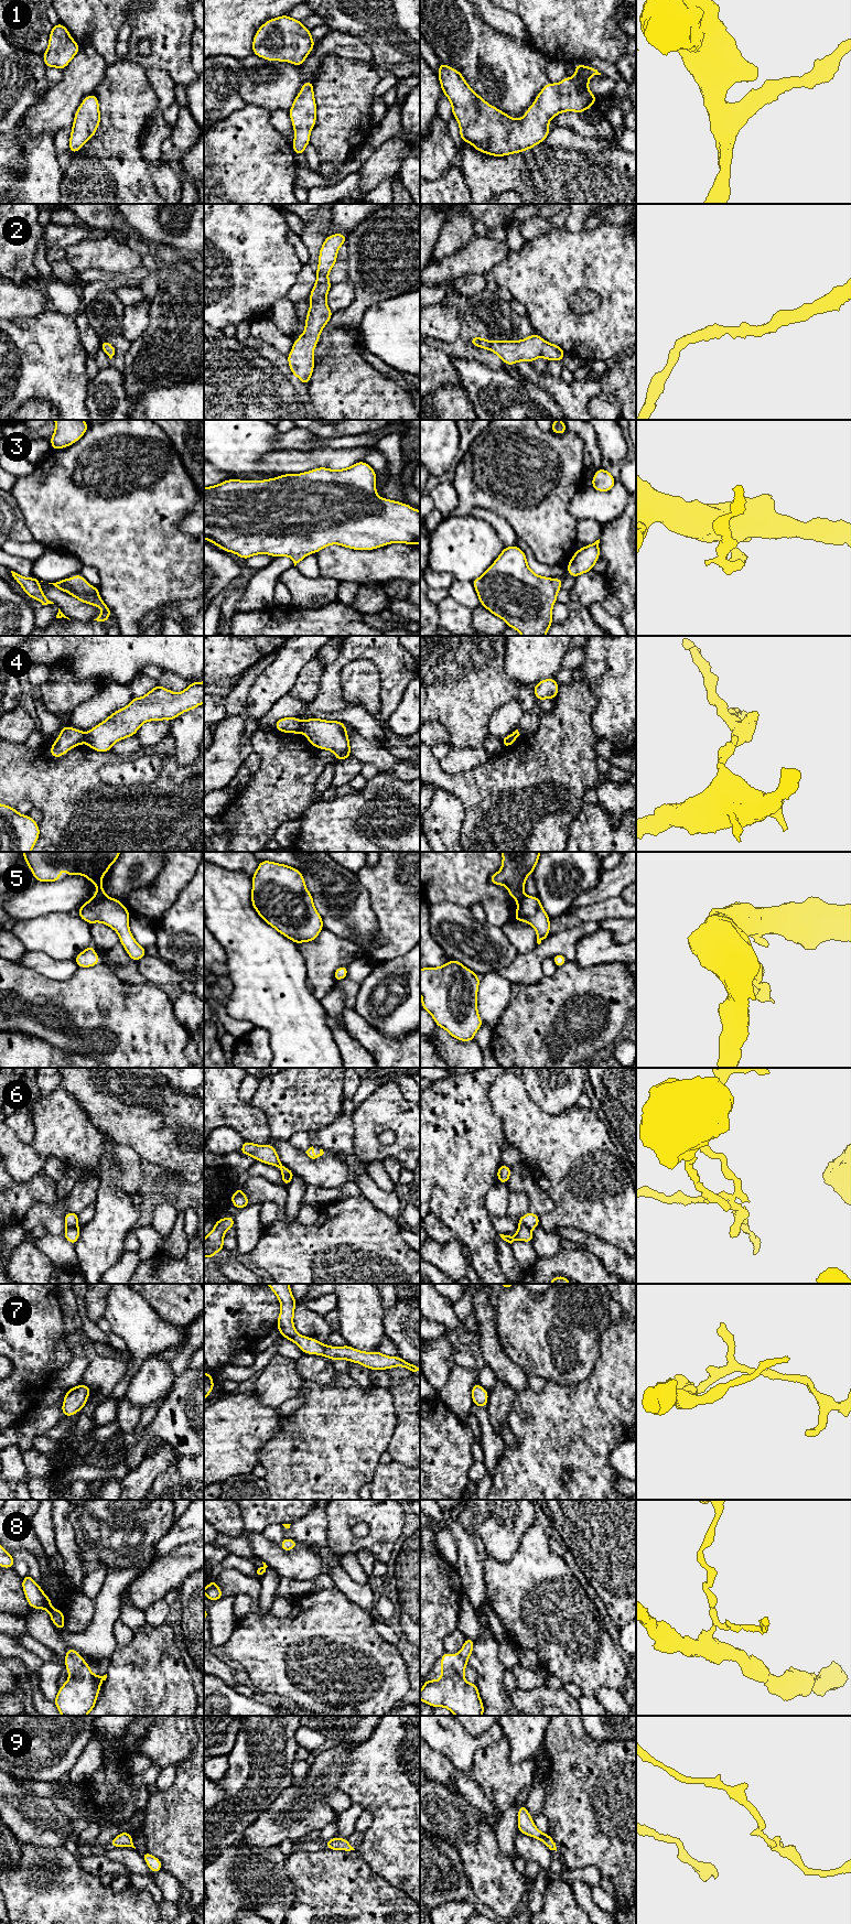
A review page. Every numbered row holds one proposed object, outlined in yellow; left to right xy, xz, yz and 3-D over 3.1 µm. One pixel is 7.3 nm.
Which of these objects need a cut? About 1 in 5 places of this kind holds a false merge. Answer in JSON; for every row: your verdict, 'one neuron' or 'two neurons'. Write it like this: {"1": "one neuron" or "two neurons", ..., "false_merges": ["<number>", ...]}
{"1": "one neuron", "2": "one neuron", "3": "one neuron", "4": "two neurons", "5": "one neuron", "6": "two neurons", "7": "one neuron", "8": "one neuron", "9": "one neuron", "false_merges": ["4", "6"]}

